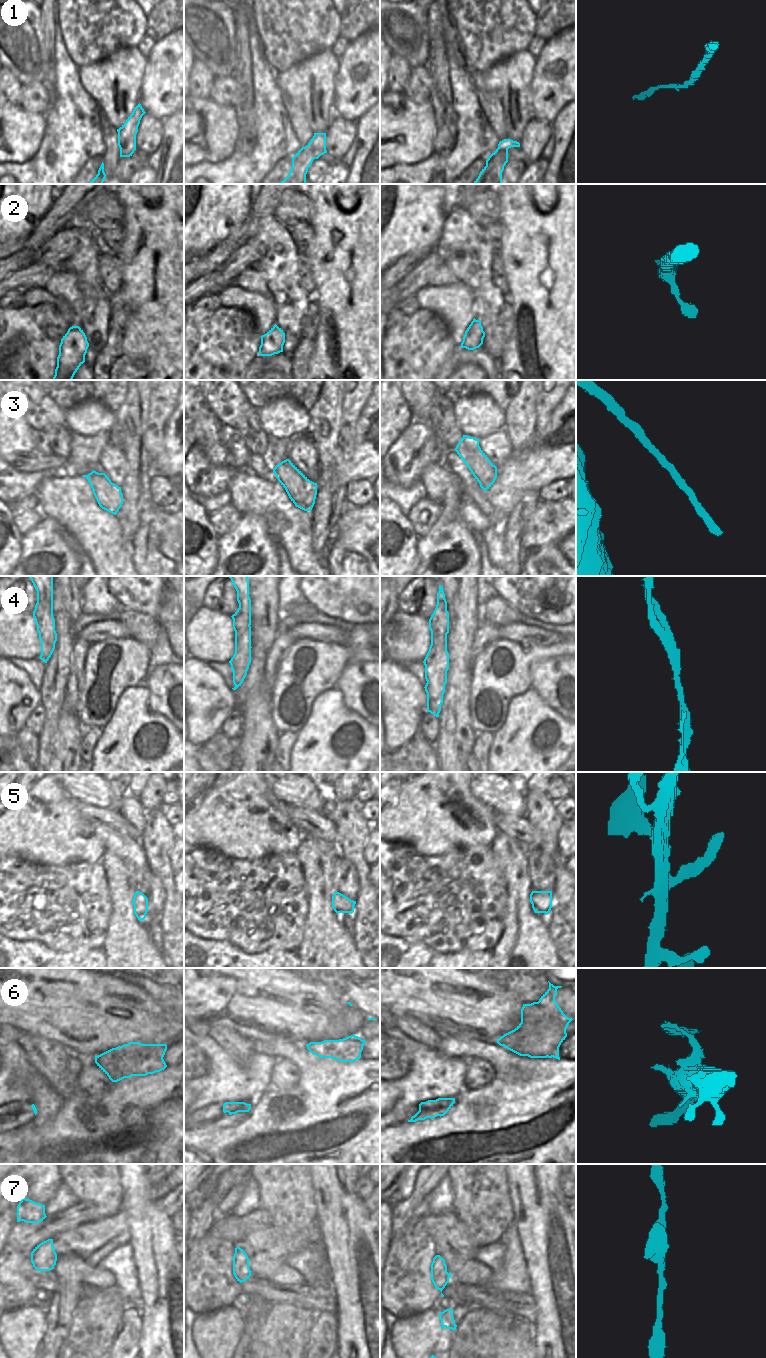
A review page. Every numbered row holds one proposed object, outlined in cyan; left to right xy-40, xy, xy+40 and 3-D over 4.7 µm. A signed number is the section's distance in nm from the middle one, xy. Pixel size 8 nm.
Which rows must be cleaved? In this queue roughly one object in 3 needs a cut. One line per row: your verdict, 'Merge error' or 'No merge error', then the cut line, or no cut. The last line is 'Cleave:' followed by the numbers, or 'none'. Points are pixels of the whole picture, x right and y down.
1: No merge error. No split
2: No merge error. No split
3: No merge error. No split
4: Merge error. Split along xy (239, 605), (240, 614), (250, 624)
5: No merge error. No split
6: Merge error. Split along xy+40 (551, 1056), (548, 1057)
7: No merge error. No split
Cleave: 4, 6

